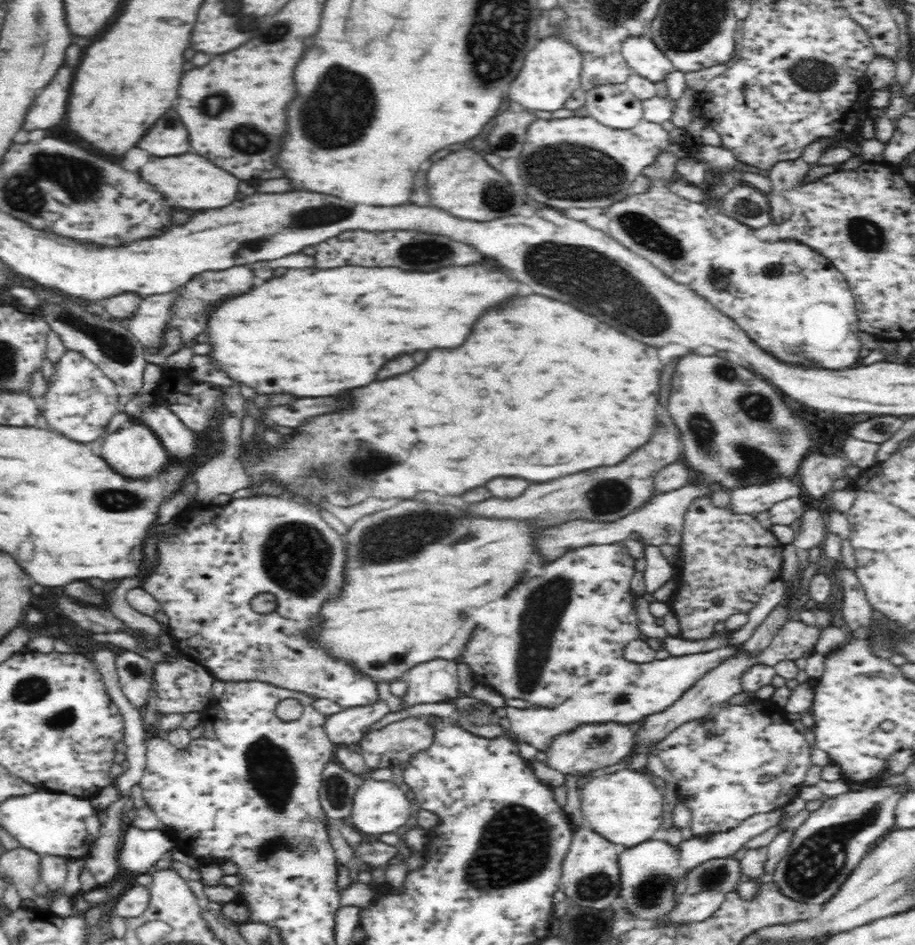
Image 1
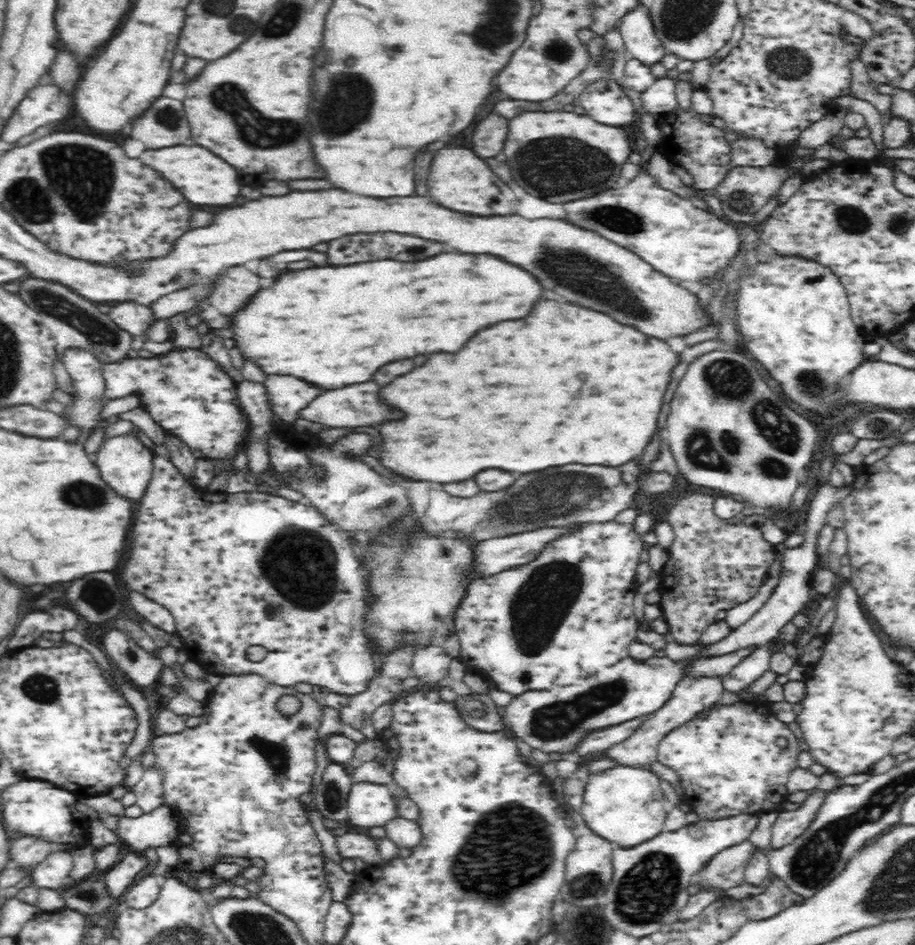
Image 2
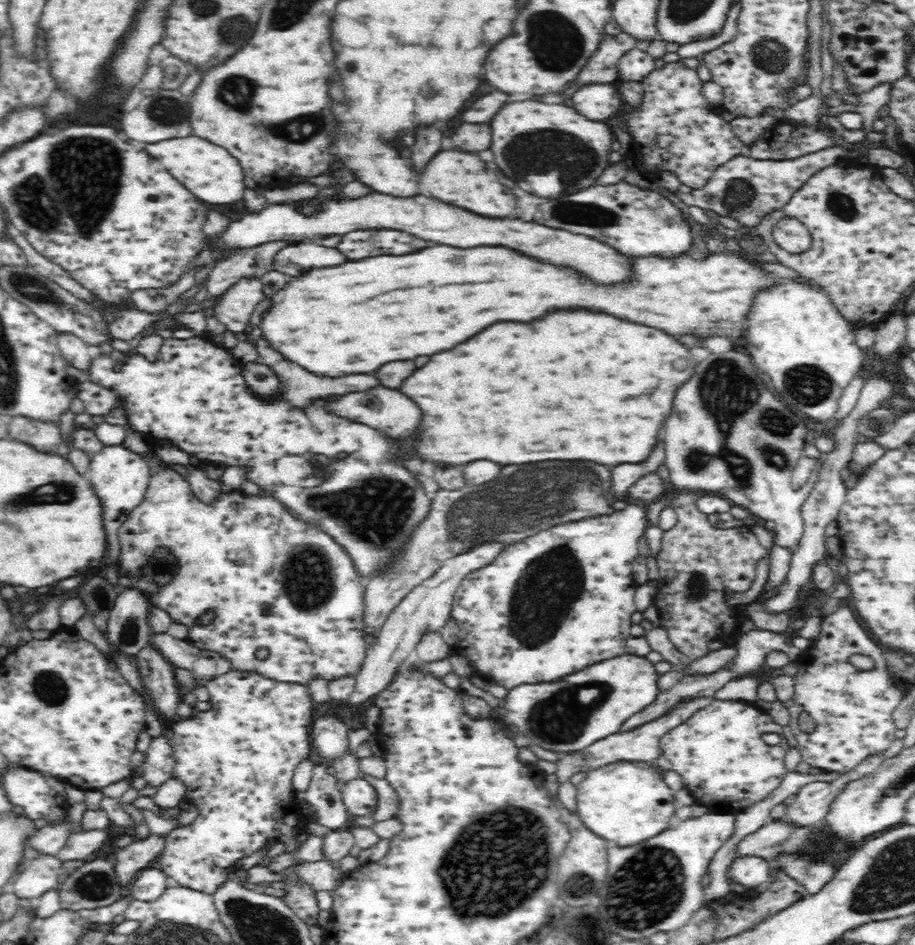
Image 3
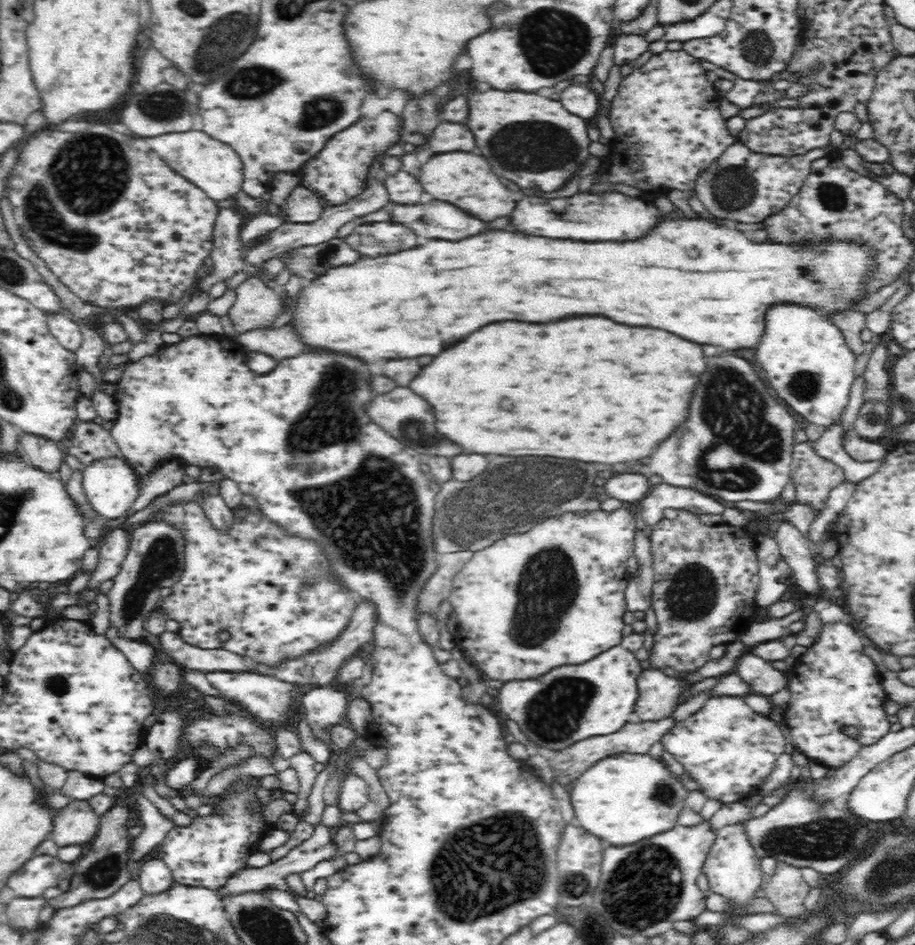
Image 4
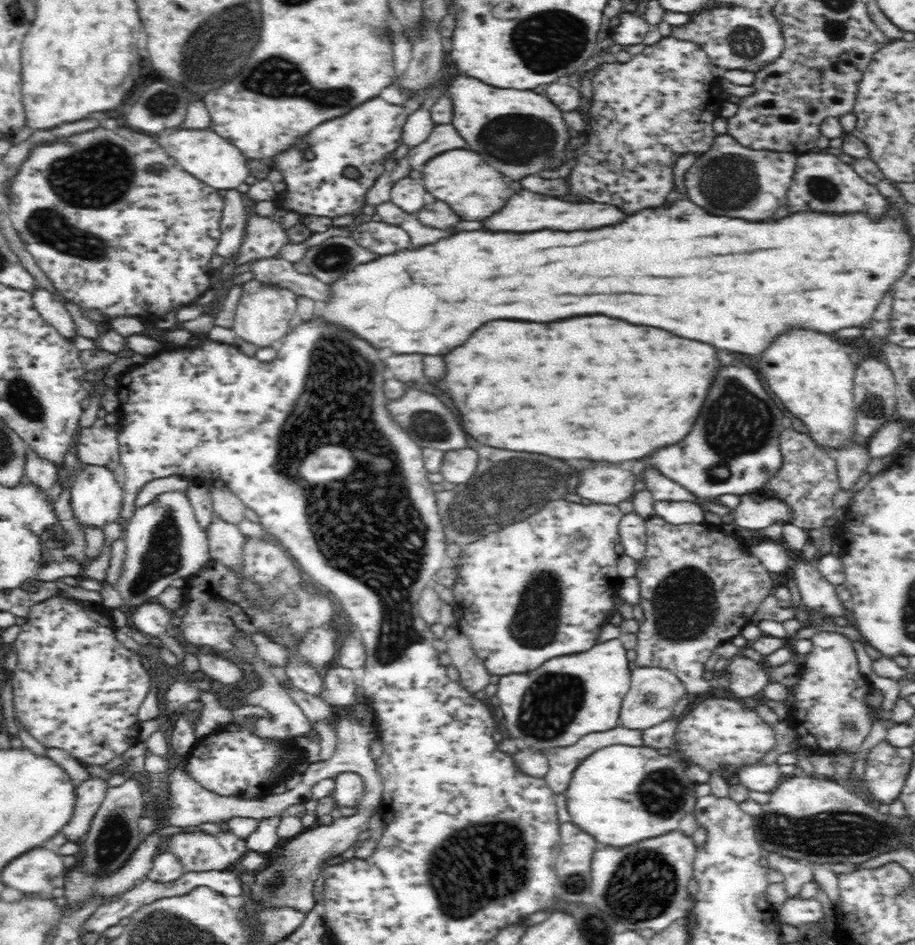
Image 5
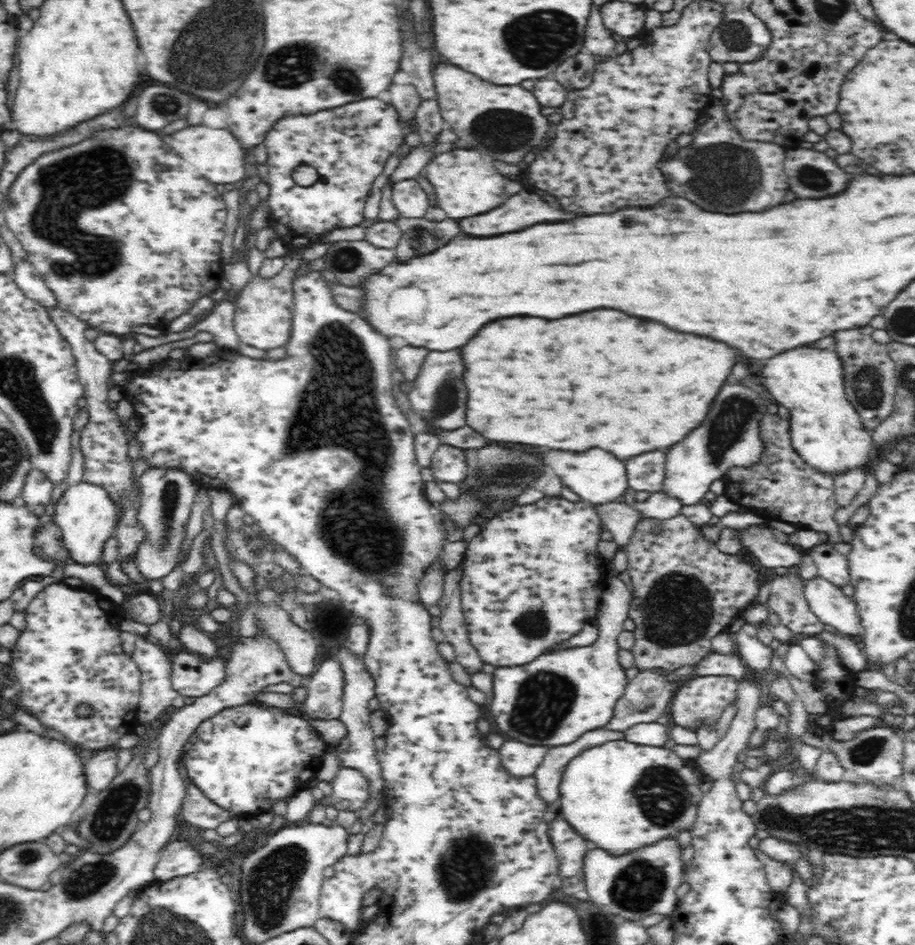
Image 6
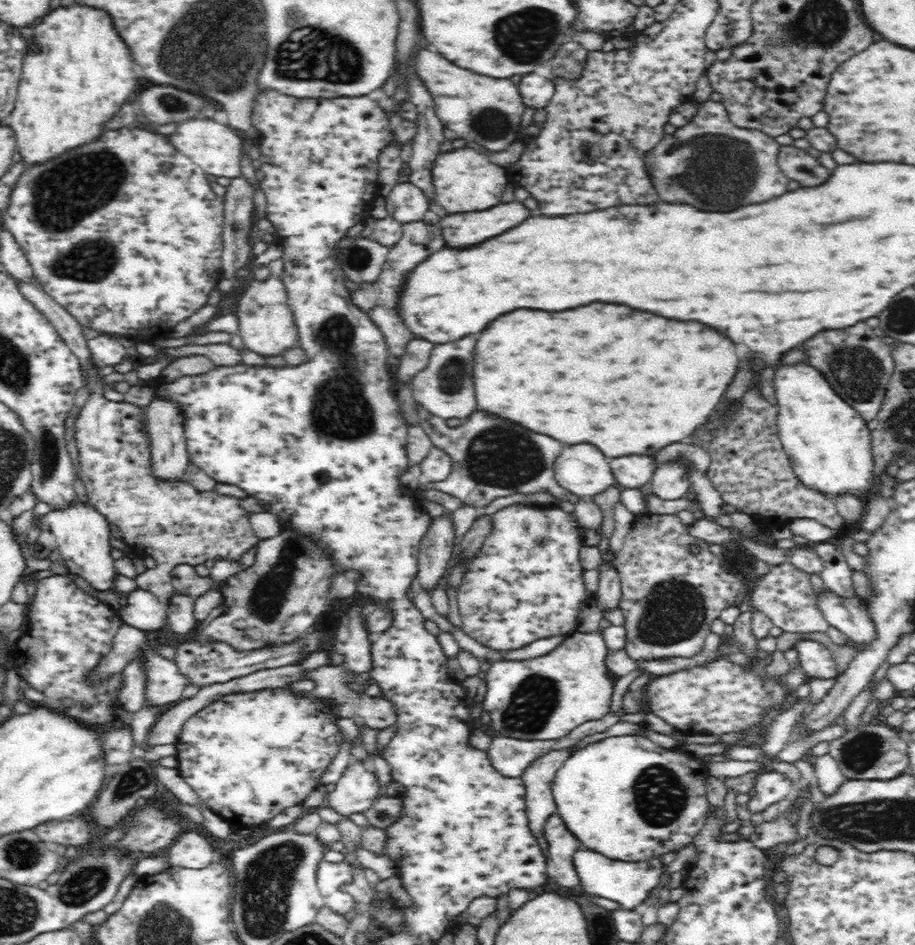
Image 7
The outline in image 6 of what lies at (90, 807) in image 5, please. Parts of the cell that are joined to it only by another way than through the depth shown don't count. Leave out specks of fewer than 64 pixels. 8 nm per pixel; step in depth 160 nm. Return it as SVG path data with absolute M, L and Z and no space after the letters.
M118 747L89 754L84 761L83 775L90 793L100 793L118 774L116 763Z

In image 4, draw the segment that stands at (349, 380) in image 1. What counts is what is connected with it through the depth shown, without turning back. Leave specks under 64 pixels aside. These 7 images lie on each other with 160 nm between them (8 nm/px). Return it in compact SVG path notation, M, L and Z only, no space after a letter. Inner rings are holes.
M670 220L668 228L664 232L656 232L652 240L644 240L644 244L584 244L584 242L572 242L572 240L550 240L550 238L536 238L536 240L524 240L522 236L512 236L508 232L492 232L492 236L476 236L476 240L462 240L460 244L444 242L444 240L428 240L420 248L376 256L376 258L360 258L354 264L336 266L326 270L322 276L312 280L308 286L304 286L298 292L298 306L292 310L290 324L294 326L300 342L310 352L334 352L340 356L356 358L364 364L370 364L370 360L400 360L400 358L416 358L416 356L438 356L446 348L454 346L456 342L464 340L468 334L476 332L478 328L500 322L500 320L516 320L516 322L550 322L564 316L574 314L602 314L622 324L632 326L652 326L668 330L676 336L682 336L686 340L698 342L698 344L720 344L728 350L736 348L750 348L760 338L760 328L764 328L764 308L768 308L776 300L800 300L800 304L816 304L826 306L830 311L853 308L856 302L863 300L861 288L865 281L865 274L873 269L873 256L871 248L867 246L849 246L845 242L828 242L828 246L822 248L828 256L812 256L812 252L792 252L792 248L780 248L772 244L752 244L742 232L720 228L712 222L704 220L684 220L676 222ZM798 268L806 268L808 274L798 274Z

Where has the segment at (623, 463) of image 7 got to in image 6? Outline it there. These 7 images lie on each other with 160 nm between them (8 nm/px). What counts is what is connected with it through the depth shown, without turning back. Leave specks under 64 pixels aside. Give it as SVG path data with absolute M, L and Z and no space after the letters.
M650 452L624 462L628 486L641 493L662 492L666 478L664 452Z

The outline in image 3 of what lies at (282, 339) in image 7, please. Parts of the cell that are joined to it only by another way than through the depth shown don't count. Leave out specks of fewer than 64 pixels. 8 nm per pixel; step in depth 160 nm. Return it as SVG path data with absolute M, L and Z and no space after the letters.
M242 277L218 298L212 308L214 318L230 330L242 332L246 318L252 314L254 306L264 298L259 277Z

